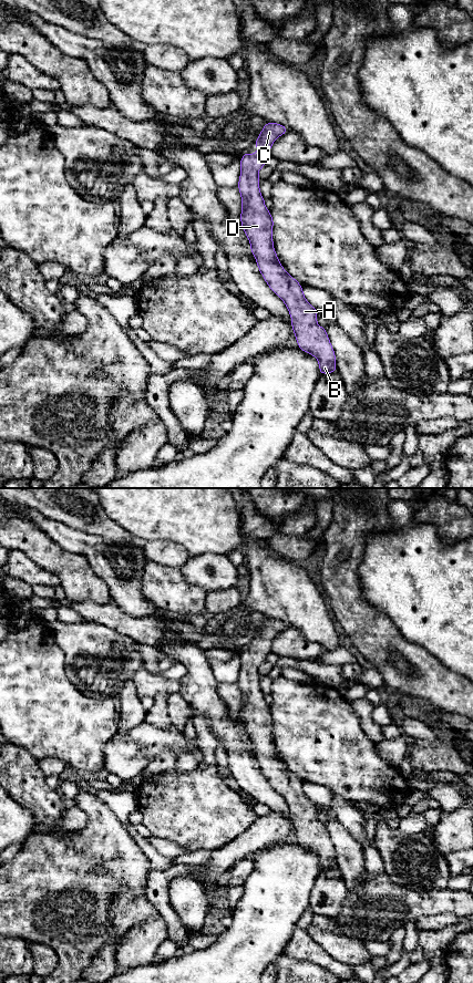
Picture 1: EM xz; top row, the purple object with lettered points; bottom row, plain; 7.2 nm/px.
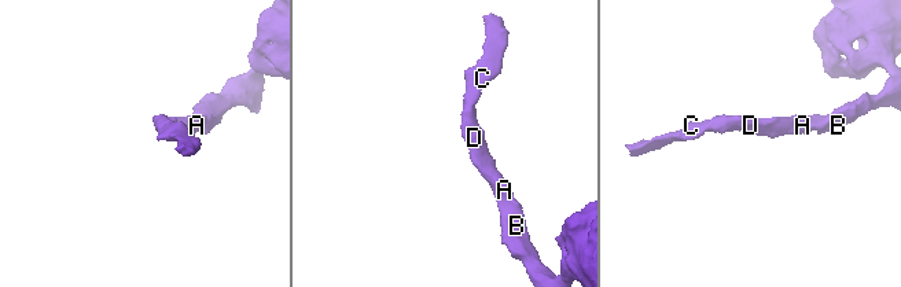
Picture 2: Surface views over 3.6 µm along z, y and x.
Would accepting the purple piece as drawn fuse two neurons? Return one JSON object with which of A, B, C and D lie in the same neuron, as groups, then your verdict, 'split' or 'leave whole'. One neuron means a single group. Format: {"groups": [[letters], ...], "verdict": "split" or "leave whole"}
{"groups": [["A", "B", "C", "D"]], "verdict": "leave whole"}

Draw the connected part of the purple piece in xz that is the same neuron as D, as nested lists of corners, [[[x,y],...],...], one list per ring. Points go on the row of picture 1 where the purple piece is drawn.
[[[268,121],[254,143],[258,148],[258,152],[251,155],[246,151],[244,156],[239,159],[240,175],[237,187],[240,193],[243,206],[239,220],[243,230],[250,242],[250,251],[256,259],[257,267],[263,278],[271,291],[284,301],[288,309],[298,349],[311,354],[318,360],[320,375],[330,374],[332,372],[338,372],[335,350],[330,343],[326,328],[317,324],[317,310],[305,298],[302,286],[292,278],[279,262],[273,240],[274,219],[270,211],[265,206],[265,198],[261,196],[259,189],[260,178],[258,172],[261,167],[266,166],[266,162],[271,155],[269,151],[271,149],[273,143],[287,132],[289,132],[289,130],[285,125]]]

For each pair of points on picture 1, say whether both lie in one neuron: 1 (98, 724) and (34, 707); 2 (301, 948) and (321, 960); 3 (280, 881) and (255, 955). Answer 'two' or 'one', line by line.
1: one
2: one
3: one

